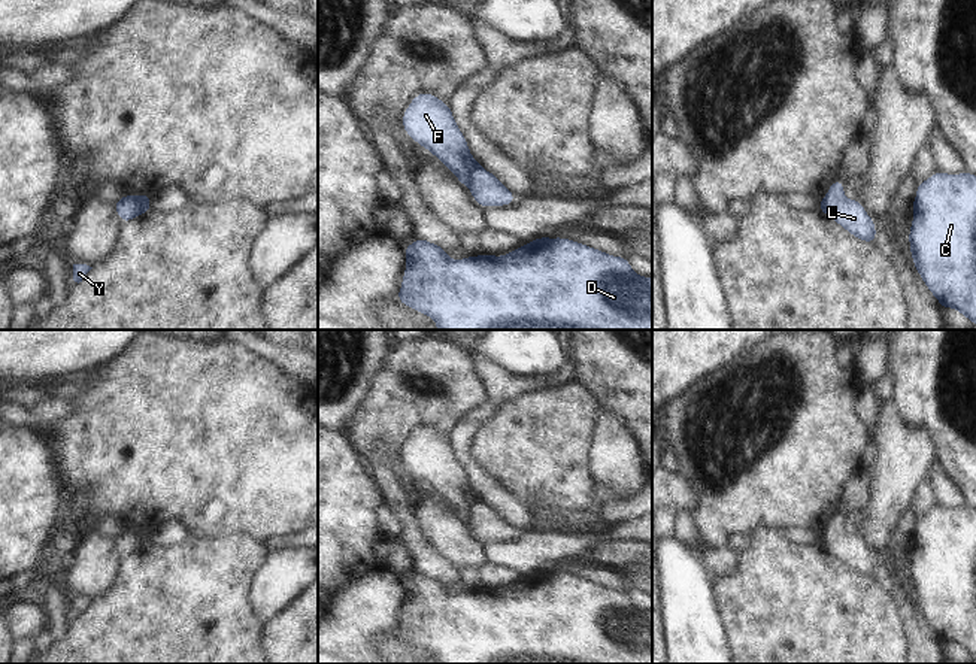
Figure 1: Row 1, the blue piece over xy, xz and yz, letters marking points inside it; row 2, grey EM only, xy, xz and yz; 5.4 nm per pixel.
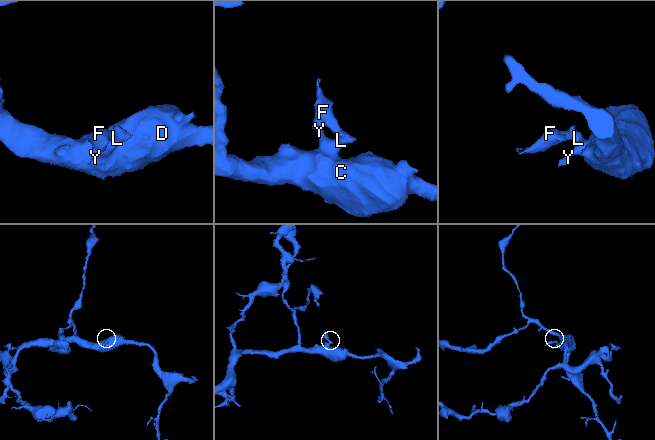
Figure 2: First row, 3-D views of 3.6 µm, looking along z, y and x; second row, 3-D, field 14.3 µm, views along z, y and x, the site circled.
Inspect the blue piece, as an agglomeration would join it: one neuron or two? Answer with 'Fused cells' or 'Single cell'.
Fused cells.

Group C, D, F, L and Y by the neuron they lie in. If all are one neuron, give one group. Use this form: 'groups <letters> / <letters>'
groups C D L Y / F

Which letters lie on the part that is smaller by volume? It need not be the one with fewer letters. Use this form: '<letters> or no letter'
F

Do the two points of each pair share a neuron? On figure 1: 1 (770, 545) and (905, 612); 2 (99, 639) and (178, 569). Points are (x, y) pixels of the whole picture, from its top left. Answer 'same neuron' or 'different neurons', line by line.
1: different neurons
2: same neuron

